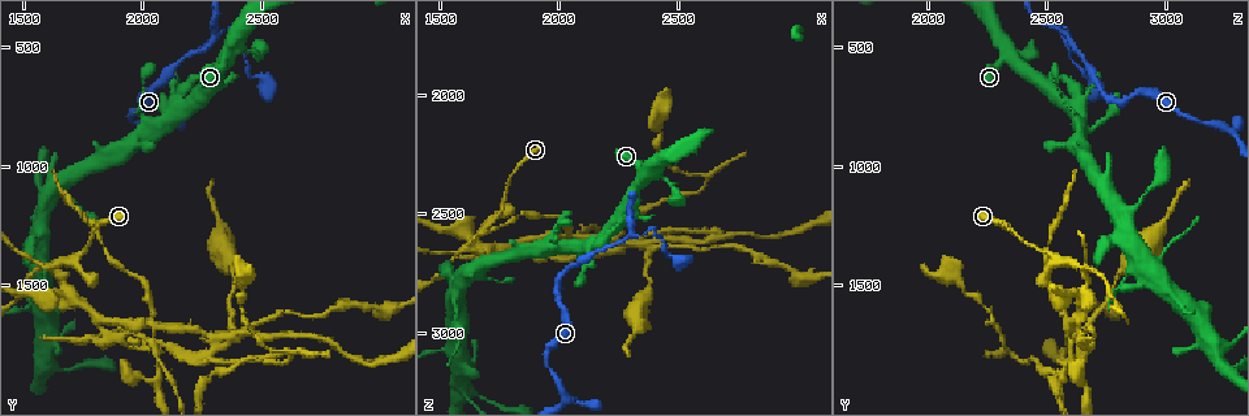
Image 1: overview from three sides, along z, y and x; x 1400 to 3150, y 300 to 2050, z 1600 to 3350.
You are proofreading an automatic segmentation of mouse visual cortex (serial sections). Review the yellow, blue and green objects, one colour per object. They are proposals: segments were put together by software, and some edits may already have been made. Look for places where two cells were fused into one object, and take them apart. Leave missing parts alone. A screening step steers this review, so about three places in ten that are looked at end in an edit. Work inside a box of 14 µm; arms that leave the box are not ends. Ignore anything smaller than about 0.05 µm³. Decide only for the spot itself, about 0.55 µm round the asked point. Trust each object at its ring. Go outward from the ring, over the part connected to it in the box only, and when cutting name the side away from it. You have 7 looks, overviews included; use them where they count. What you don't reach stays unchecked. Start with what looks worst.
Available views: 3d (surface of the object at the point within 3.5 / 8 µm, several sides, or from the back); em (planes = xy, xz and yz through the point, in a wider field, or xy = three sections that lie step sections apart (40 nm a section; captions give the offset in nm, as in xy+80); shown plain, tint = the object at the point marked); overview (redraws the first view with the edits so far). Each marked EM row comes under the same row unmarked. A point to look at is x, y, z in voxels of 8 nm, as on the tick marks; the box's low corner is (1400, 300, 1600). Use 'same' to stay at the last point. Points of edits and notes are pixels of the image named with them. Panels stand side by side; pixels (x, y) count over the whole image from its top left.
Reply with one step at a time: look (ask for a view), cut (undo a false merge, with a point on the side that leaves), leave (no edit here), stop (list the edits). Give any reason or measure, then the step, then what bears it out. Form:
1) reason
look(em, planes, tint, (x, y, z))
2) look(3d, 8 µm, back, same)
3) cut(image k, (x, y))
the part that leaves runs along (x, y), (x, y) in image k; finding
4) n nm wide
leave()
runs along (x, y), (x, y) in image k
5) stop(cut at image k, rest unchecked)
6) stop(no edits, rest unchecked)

four or more arms meet
look(3d, 3.5 µm, (1630, 1420, 2640))

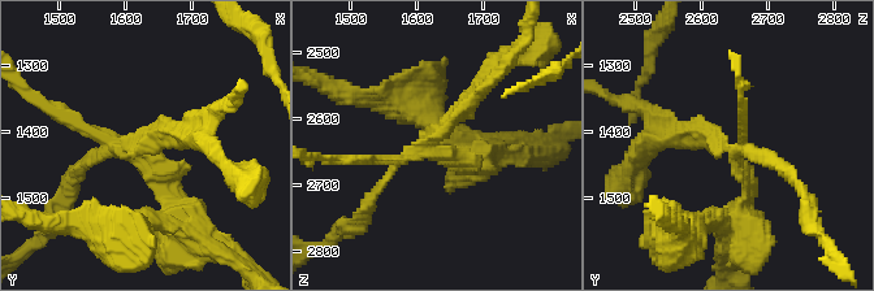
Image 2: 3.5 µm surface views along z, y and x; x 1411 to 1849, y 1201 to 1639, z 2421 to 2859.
need the tissue
look(em, planes, tint, (1620, 1420, 2630))

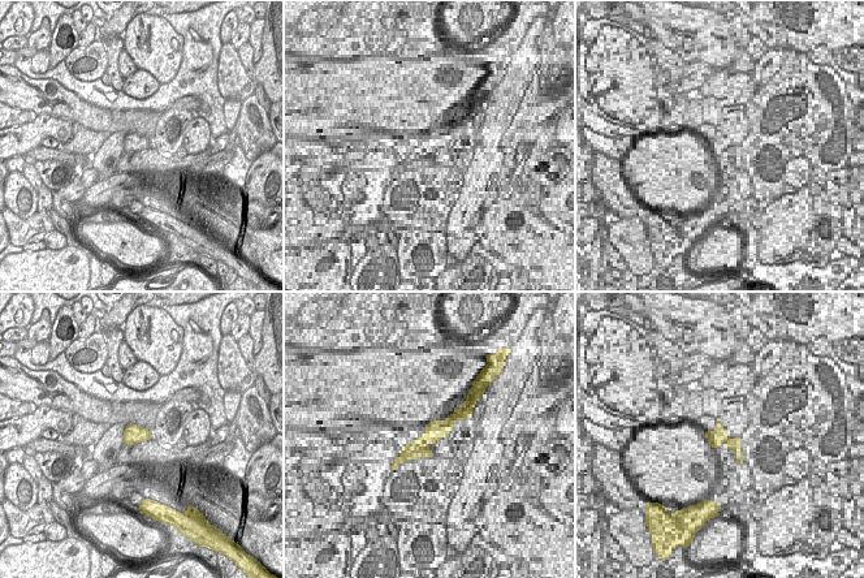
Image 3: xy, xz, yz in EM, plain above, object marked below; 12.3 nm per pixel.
cut(image 2, (163, 198))
the part that leaves runs along (150, 156), (217, 240) in image 2; a second cell is stuck on

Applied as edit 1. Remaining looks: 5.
two arms in line, one across
look(3d, 8 µm, (2310, 450, 2600))

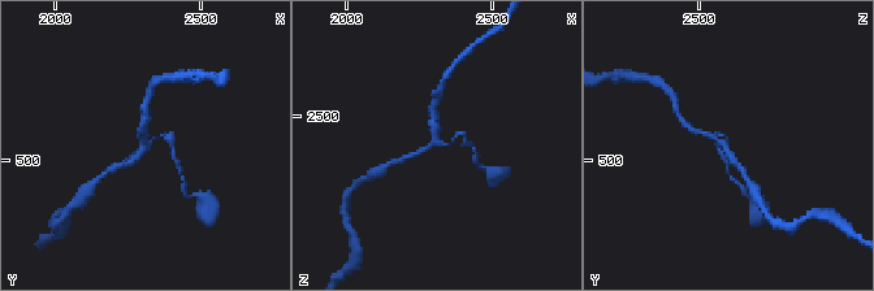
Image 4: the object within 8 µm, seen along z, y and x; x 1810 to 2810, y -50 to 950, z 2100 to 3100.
3 arms; arms of 150, 150, 200 nm
look(em, xy, step 5, tint, (2320, 450, 2590))

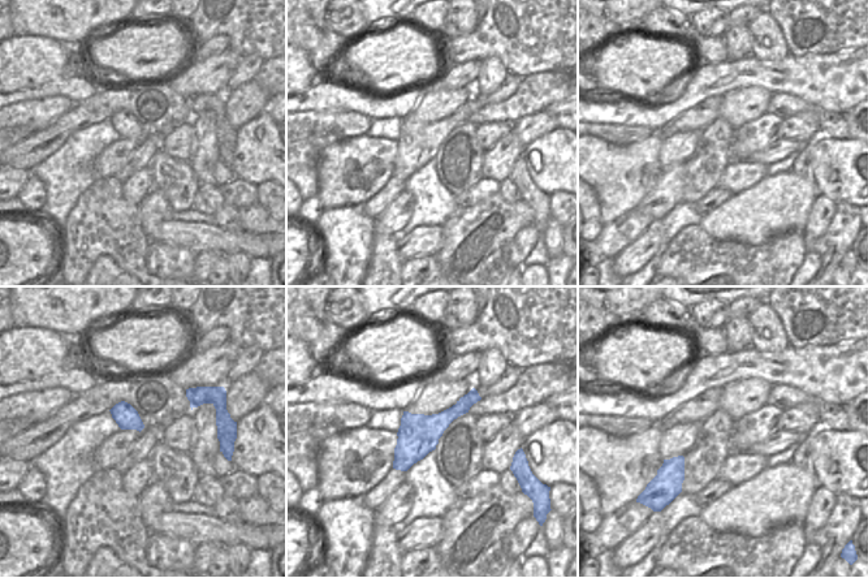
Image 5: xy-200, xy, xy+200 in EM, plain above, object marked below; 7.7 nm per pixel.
leave()
runs along (117, 166), (160, 135), (171, 144) in image 4; one cell here

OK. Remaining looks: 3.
four-way junction
look(3d, 3.5 µm, back, (1600, 1680, 3170))

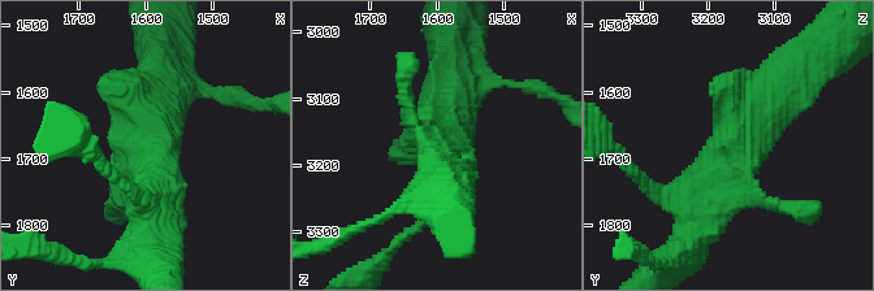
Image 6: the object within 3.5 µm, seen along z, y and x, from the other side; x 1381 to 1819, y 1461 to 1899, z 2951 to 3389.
look(em, planes, tint, (1590, 1680, 3165))

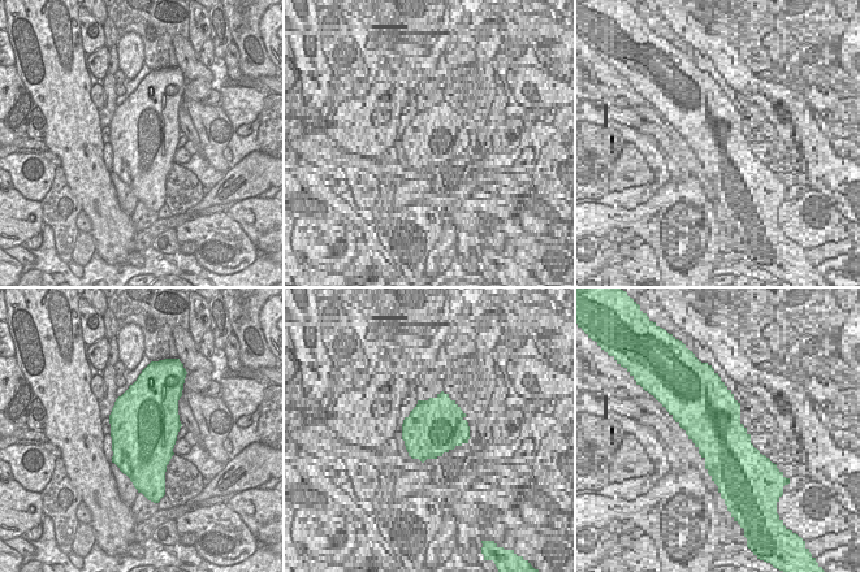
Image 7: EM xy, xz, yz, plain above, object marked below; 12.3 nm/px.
leave()
runs along (809, 59), (739, 135), (696, 199) in image 6; one cell here

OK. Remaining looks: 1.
stop(cut at image 2, rest unchecked)

